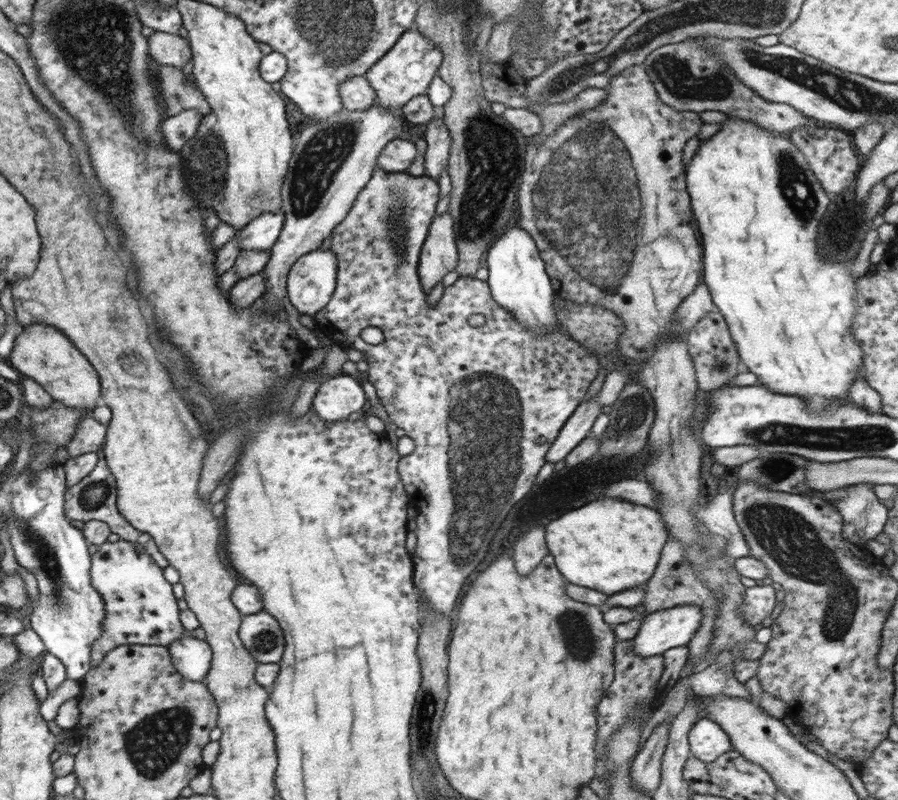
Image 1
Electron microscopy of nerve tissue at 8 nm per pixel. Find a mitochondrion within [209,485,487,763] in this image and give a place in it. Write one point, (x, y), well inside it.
(265, 641)

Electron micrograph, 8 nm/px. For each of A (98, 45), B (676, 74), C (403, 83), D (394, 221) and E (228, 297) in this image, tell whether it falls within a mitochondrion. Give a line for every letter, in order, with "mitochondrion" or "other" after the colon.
A: mitochondrion
B: mitochondrion
C: other
D: mitochondrion
E: other

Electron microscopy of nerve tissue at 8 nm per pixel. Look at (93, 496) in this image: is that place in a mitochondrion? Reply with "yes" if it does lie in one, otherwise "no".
yes

